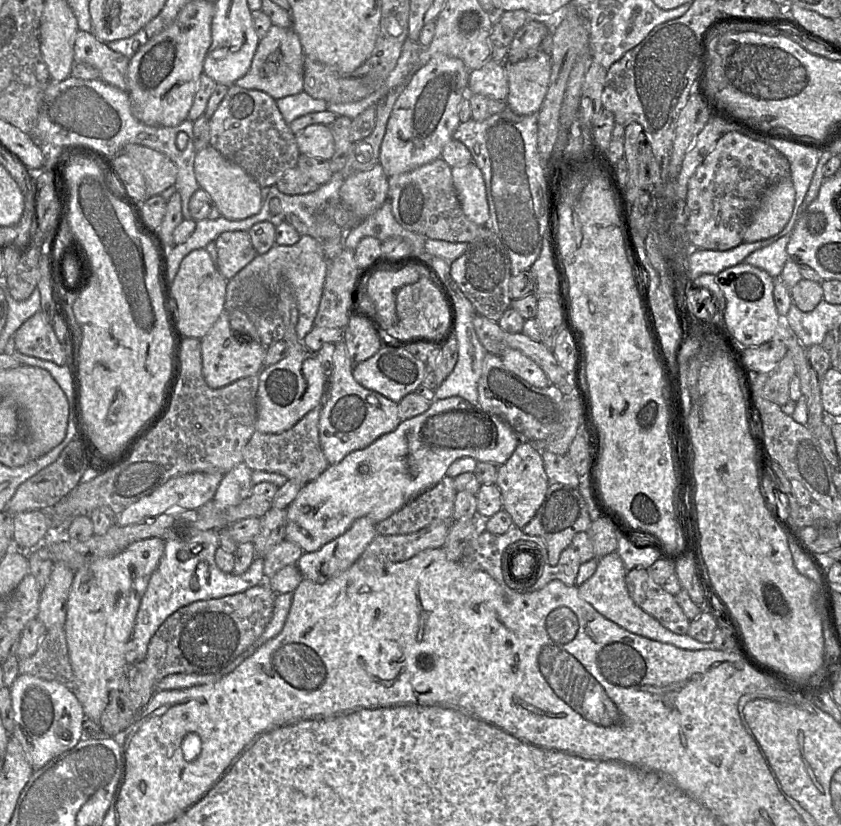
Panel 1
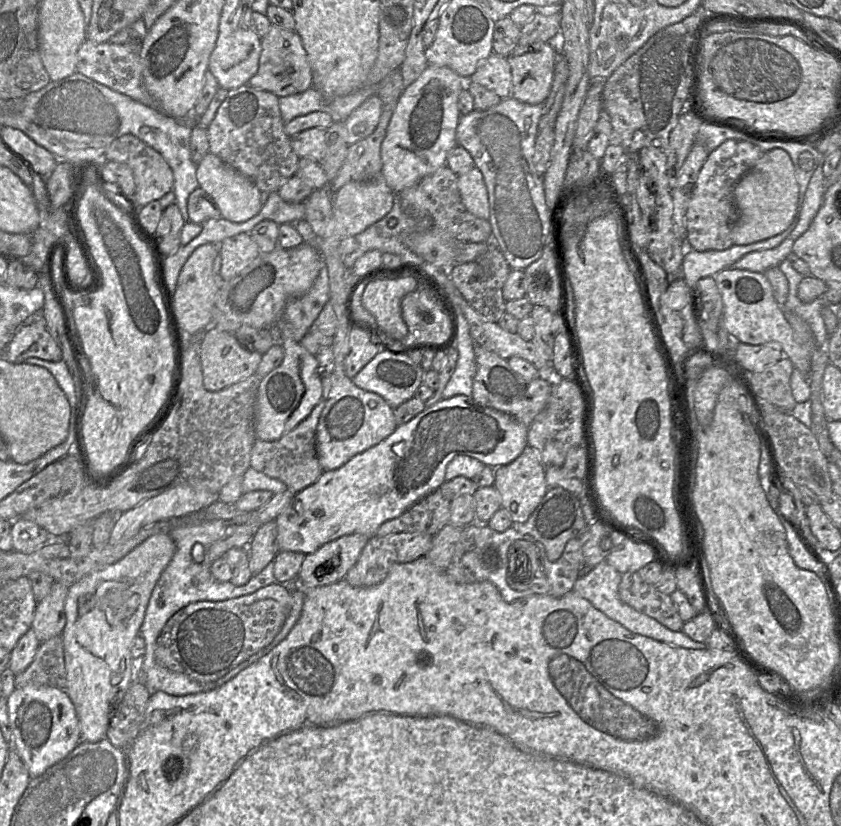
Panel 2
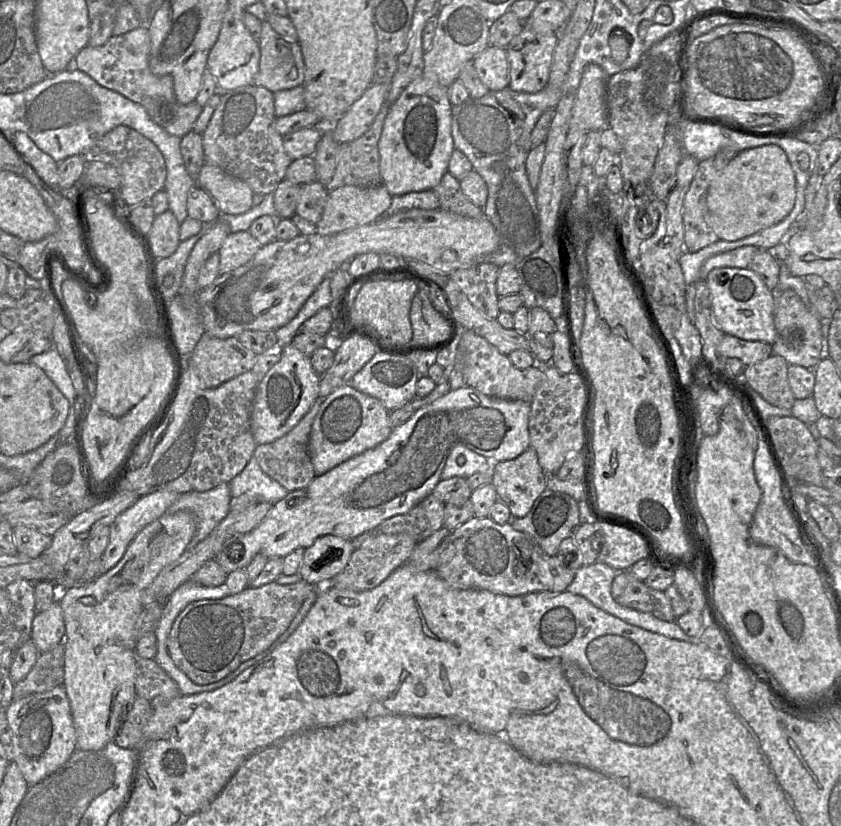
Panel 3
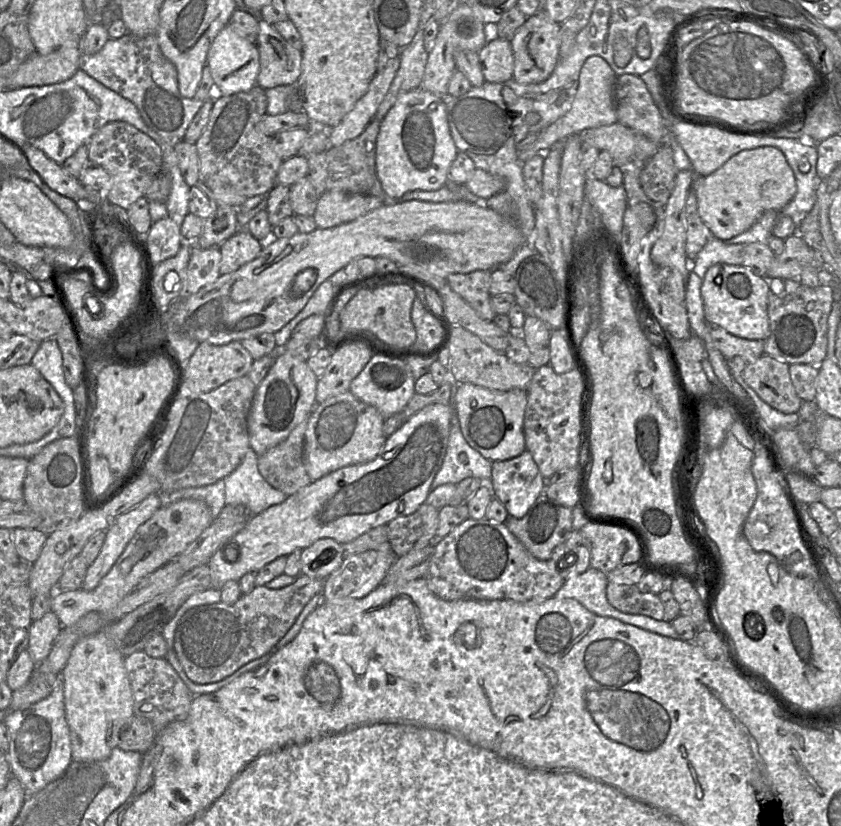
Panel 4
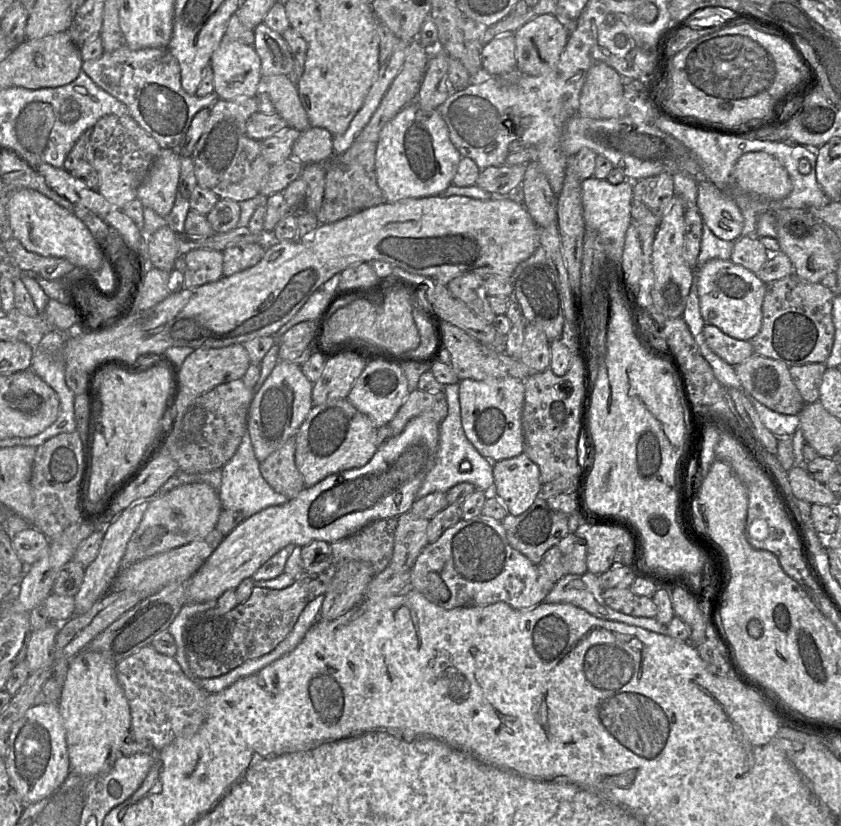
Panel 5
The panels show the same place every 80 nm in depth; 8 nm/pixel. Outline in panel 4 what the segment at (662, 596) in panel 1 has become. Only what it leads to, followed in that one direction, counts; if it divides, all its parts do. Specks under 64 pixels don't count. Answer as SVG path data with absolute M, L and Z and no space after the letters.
M608 583L606 597L620 612L664 620L664 607L658 594L641 592L637 585Z

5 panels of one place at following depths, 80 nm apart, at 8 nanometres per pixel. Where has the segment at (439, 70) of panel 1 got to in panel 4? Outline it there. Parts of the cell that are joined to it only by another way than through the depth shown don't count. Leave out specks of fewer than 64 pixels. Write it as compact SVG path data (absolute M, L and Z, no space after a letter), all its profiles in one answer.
M422 87L400 95L381 121L376 143L376 173L388 201L397 201L414 190L434 191L445 186L457 153L445 98Z

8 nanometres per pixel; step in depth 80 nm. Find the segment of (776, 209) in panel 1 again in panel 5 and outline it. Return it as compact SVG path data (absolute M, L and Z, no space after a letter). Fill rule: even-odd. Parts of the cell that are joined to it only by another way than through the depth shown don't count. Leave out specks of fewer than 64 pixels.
M763 151L743 154L734 166L733 175L744 191L770 201L786 198L793 188L785 166ZM696 177L697 208L703 222L722 240L738 239L744 227L744 218L737 204L712 182Z

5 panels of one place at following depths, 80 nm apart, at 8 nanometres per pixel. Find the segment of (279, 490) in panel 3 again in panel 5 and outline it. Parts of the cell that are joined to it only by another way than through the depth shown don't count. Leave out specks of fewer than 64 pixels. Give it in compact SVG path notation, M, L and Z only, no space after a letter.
M247 430L234 456L222 467L222 483L218 494L223 509L239 511L245 518L249 518L265 508L288 502L289 499L285 495L276 492L265 481L260 472L259 464Z

